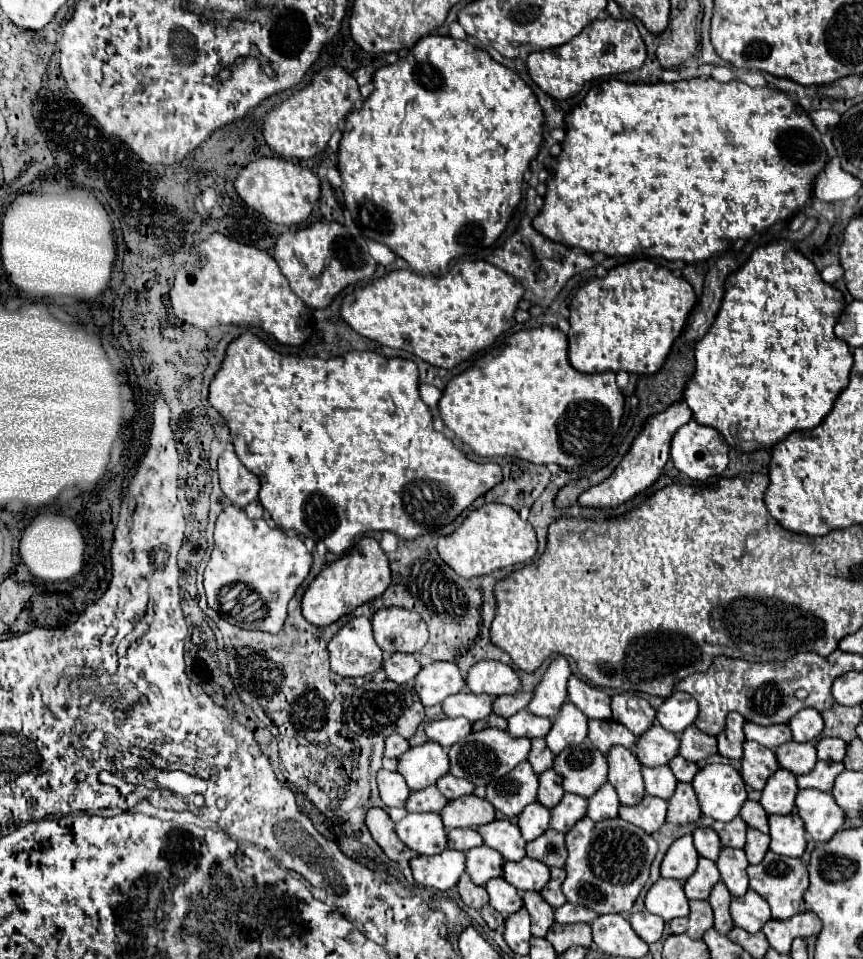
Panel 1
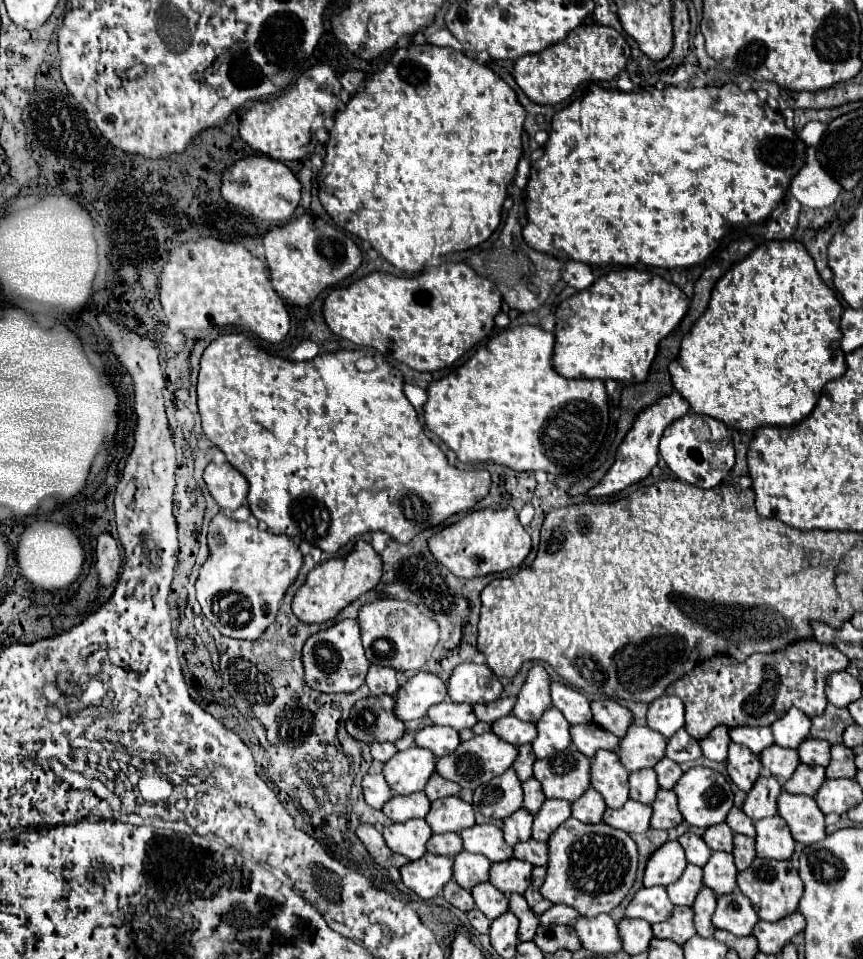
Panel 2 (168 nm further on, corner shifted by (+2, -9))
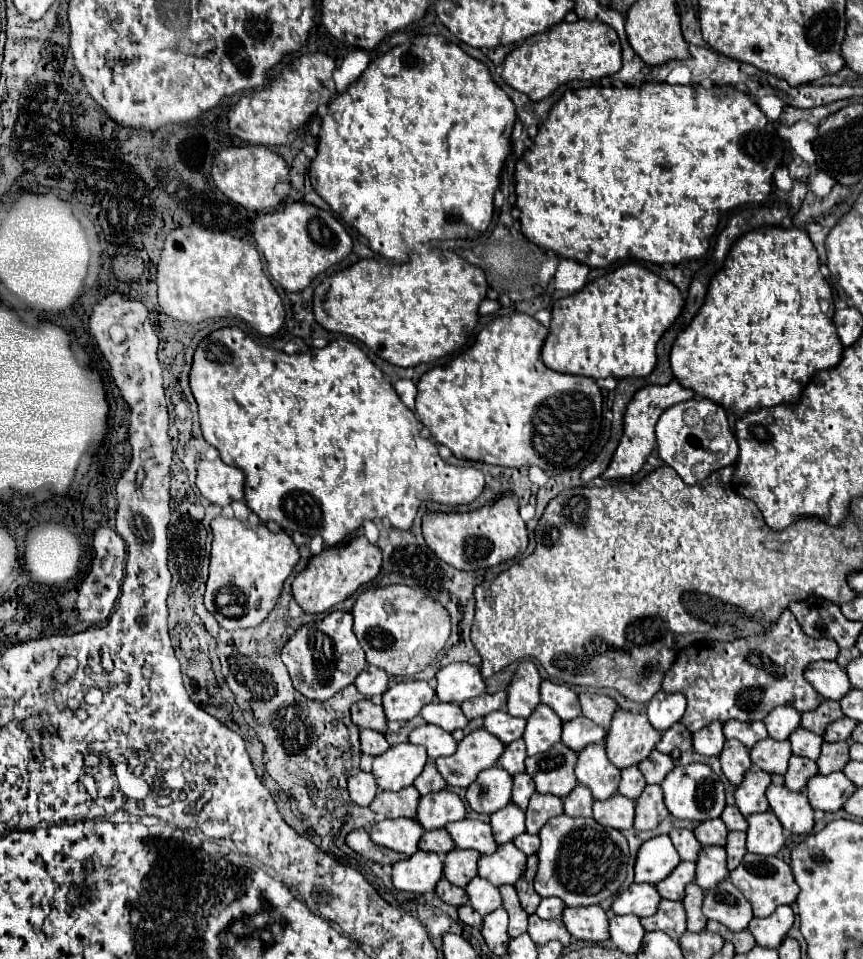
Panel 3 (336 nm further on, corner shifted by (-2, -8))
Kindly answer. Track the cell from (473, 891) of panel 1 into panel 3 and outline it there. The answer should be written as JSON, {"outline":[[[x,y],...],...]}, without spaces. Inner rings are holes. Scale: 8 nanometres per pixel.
{"outline":[[[441,879],[441,881],[439,881],[435,893],[439,895],[439,899],[443,899],[445,903],[455,905],[455,907],[461,907],[461,905],[469,903],[469,897],[467,897],[465,889],[463,889],[463,887],[455,887],[455,885],[451,885],[447,879]]]}

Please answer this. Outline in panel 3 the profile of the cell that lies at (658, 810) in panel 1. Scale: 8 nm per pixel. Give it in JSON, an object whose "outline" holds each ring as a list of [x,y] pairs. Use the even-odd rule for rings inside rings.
{"outline":[[[613,795],[607,801],[593,803],[593,819],[605,827],[631,829],[635,821],[635,801],[623,795]]]}

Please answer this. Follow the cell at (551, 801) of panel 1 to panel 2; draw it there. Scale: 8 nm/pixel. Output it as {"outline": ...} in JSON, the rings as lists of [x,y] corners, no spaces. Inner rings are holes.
{"outline":[[[529,778],[523,782],[523,808],[529,814],[539,812],[539,806],[545,802],[543,790],[539,790],[539,782],[535,778]]]}

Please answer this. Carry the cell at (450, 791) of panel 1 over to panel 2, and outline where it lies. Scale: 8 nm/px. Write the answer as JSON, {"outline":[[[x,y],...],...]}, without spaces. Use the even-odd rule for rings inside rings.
{"outline":[[[433,772],[431,778],[429,778],[427,784],[425,784],[425,794],[427,794],[427,798],[429,798],[431,802],[437,800],[437,798],[445,798],[445,796],[457,796],[459,790],[461,790],[459,784],[441,778],[437,772]]]}

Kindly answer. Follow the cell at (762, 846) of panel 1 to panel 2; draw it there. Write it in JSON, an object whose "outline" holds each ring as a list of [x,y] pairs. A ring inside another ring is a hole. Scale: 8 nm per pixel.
{"outline":[[[735,834],[733,836],[733,858],[735,858],[735,866],[737,870],[745,870],[749,866],[749,862],[757,856],[755,854],[755,840],[743,834]]]}

